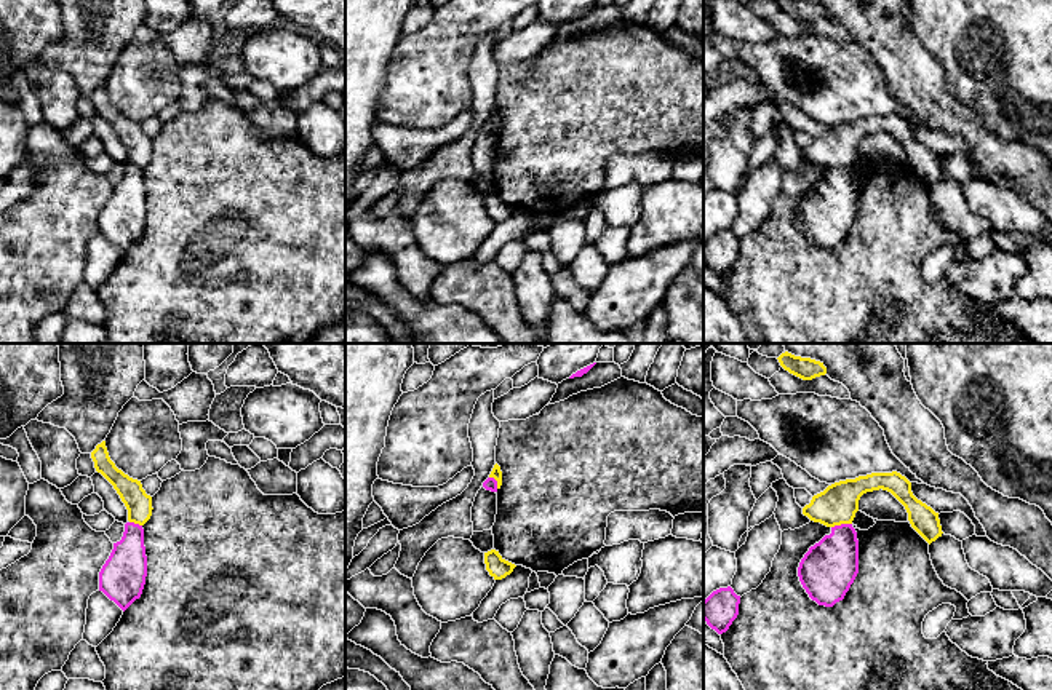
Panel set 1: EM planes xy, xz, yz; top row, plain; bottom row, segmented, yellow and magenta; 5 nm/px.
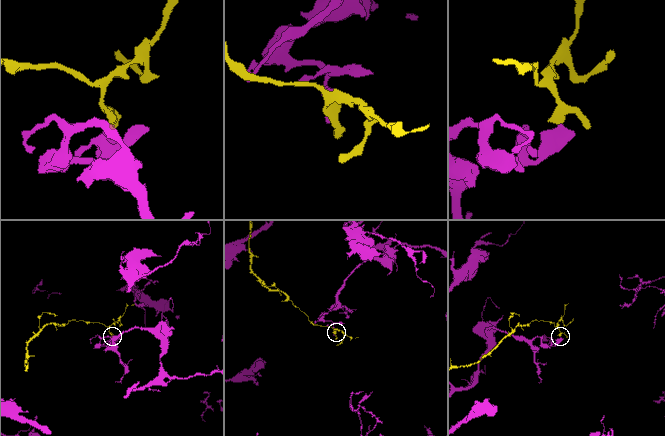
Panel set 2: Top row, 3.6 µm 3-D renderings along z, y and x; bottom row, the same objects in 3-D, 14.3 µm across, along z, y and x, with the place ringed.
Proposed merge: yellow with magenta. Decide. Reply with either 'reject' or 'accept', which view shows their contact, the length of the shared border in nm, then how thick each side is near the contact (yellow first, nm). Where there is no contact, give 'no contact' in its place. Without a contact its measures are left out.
reject | yz | 110 nm | 200/280 nm

